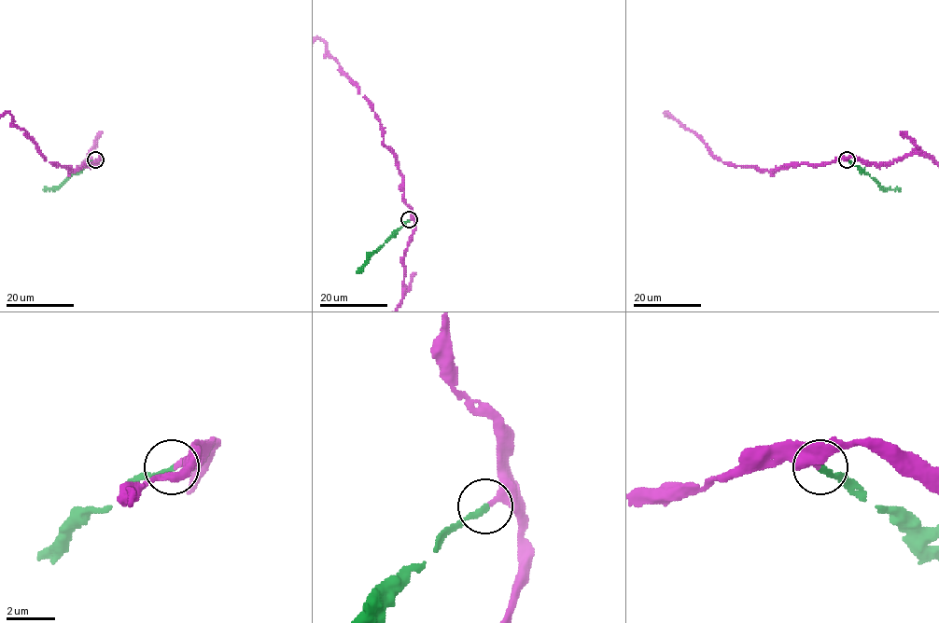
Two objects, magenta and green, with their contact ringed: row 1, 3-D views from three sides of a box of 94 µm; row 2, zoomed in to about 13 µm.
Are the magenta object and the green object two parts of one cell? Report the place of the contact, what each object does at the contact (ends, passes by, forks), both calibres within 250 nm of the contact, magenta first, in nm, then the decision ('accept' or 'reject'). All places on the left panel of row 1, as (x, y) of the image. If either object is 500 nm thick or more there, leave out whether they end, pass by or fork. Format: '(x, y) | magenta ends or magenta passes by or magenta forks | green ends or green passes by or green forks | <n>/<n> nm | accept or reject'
(95, 159) | magenta ends | green ends | 300/200 nm | accept

